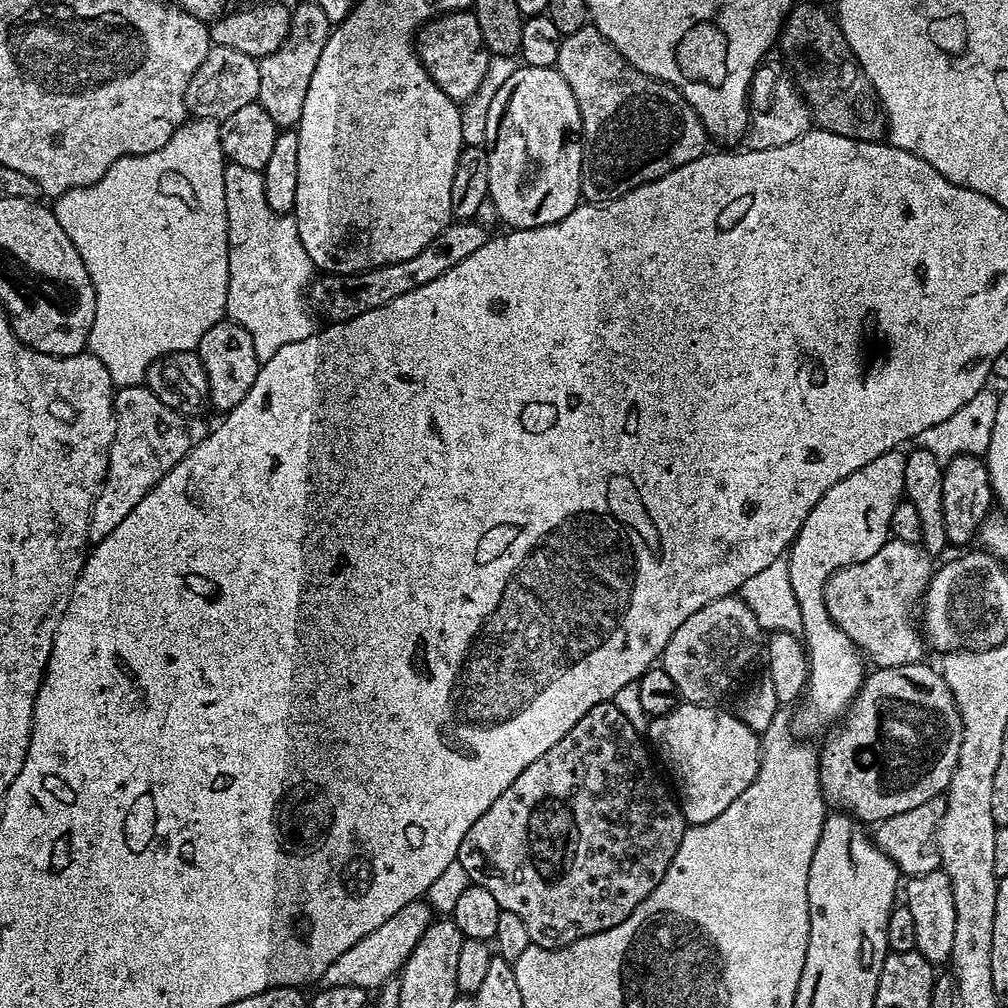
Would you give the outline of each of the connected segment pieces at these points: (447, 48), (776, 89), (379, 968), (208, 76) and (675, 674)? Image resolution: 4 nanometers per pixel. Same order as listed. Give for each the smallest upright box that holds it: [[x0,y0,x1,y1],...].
[[414,10,490,102],[748,63,814,150],[319,899,433,990],[184,44,258,122],[662,594,762,706]]

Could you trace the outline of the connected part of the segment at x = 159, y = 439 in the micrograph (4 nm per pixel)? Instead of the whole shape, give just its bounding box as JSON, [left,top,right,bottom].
[88,386,194,545]

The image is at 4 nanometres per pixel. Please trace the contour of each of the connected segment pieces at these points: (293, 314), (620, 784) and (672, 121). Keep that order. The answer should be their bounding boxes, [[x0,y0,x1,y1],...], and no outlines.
[[224,163,318,362],[456,702,686,948],[555,22,710,204]]

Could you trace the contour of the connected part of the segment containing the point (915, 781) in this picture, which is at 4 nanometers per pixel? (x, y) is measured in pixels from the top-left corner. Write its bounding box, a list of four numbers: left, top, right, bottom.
[818,662,964,826]

